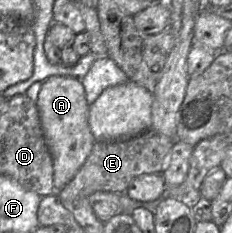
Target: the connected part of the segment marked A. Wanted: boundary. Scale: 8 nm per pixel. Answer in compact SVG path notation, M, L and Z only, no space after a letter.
M50 76L41 86L35 102L45 142L53 160L53 185L60 190L76 175L96 142L88 123L89 105L82 82L70 76Z

